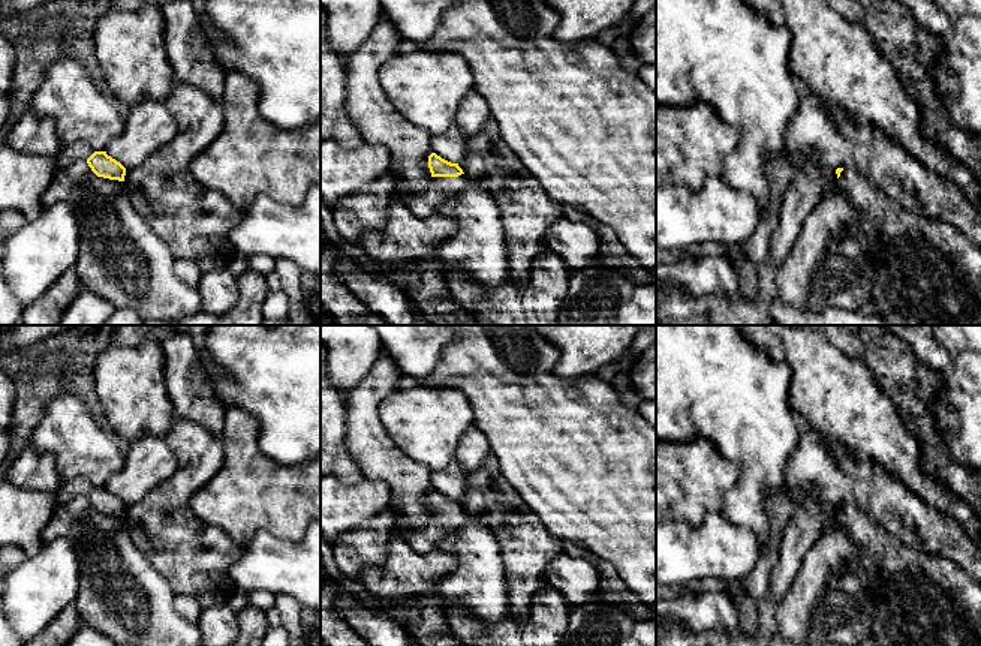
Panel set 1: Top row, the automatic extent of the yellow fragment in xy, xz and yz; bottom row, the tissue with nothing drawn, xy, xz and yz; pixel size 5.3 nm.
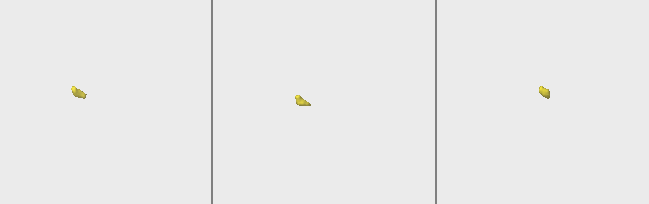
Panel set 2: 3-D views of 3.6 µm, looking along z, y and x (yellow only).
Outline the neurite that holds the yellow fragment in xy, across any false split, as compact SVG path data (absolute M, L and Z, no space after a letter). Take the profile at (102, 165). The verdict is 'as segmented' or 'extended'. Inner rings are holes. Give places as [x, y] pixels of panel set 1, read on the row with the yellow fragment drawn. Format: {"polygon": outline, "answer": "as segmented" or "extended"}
{"polygon": "M87 142L78 145L63 145L55 157L55 168L63 169L73 160L84 159L97 177L124 181L126 168L106 154L94 151Z", "answer": "extended"}

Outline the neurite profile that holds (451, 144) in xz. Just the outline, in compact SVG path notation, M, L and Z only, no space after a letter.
M452 123L442 135L431 136L431 150L451 163L460 163L467 147L467 136Z

